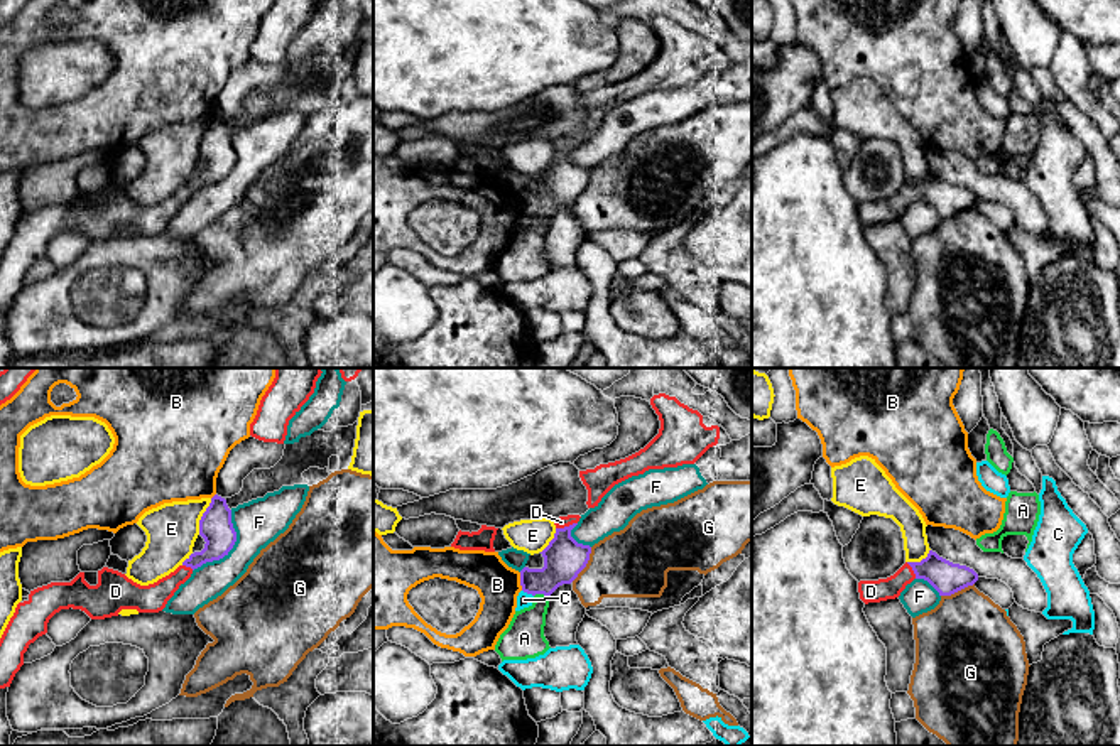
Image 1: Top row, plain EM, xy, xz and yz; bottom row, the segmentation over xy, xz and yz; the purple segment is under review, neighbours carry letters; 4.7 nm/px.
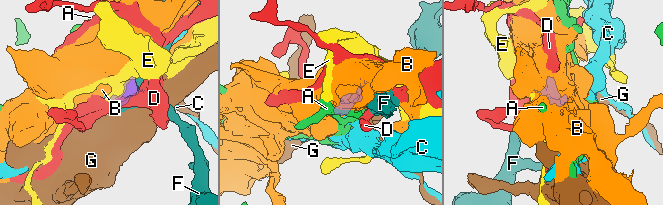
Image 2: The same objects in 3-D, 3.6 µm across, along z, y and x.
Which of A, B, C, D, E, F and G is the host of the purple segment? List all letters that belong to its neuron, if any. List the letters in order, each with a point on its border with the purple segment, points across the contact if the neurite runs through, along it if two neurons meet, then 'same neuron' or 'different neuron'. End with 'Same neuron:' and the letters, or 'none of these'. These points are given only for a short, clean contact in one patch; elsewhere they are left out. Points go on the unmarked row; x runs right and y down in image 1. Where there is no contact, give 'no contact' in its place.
A: meets purple in xz at (541, 215); border along xz (534, 216), (548, 220); different neuron
B: meets purple in xz at (521, 203); different neuron
C: meets purple in xz at (527, 215); border along xz (522, 211), (532, 218); different neuron
D: meets purple in xz at (566, 149); same neuron
E: meets purple in xy at (201, 139); border along xy (212, 120), (200, 142), (198, 156); different neuron
F: meets purple in xy at (230, 171); different neuron
G: meets purple in xz at (587, 184); different neuron
Same neuron: D

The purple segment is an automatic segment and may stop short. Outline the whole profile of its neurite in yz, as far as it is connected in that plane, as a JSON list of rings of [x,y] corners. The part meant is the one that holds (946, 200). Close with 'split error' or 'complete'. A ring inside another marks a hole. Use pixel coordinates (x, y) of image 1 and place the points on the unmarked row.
[[[929,172],[921,184],[905,184],[894,197],[878,203],[860,203],[860,221],[868,224],[880,224],[895,221],[914,201],[927,203],[939,218],[951,218],[978,203],[978,196],[960,186],[953,186],[936,174]]] | split error

